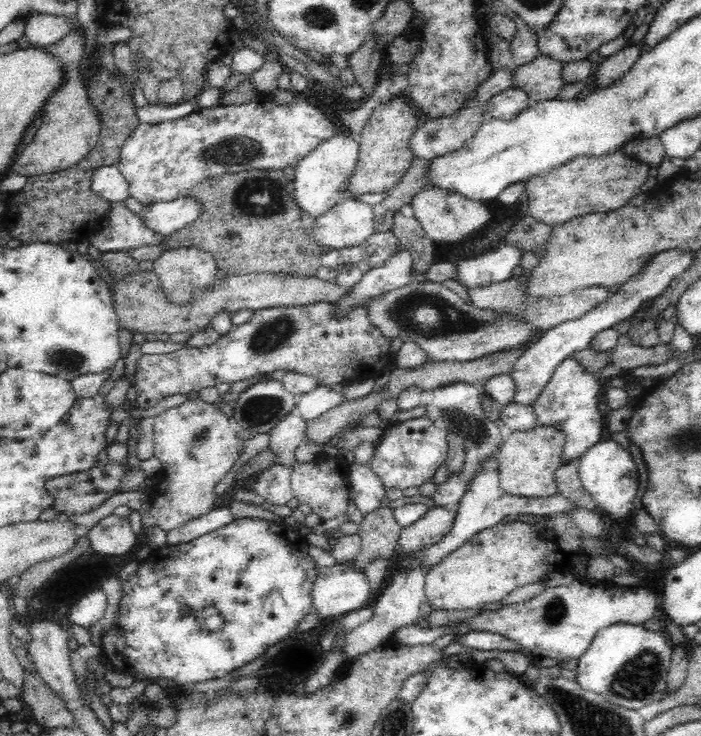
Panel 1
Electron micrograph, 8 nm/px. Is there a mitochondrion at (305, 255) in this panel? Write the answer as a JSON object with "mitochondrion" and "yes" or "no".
{"mitochondrion":"no"}

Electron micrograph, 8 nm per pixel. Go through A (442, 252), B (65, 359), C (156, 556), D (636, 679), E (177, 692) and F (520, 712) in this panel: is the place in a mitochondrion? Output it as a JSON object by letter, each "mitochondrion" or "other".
{"A":"other","B":"mitochondrion","C":"other","D":"mitochondrion","E":"other","F":"other"}

